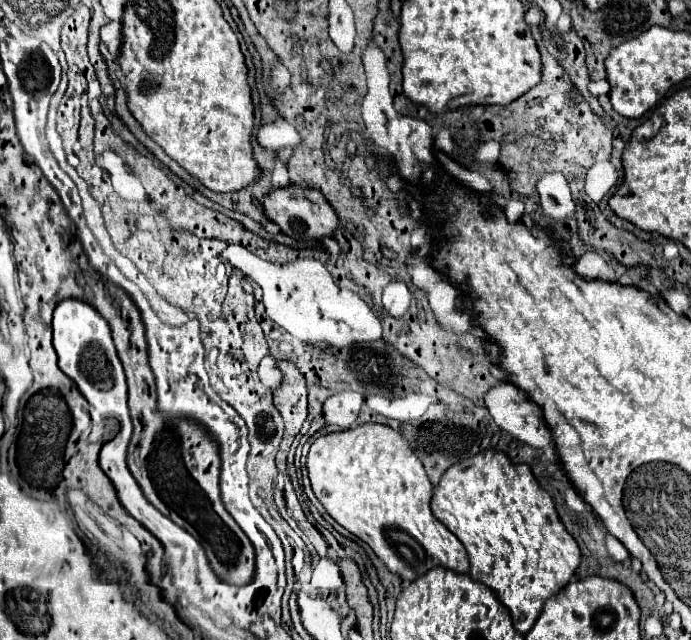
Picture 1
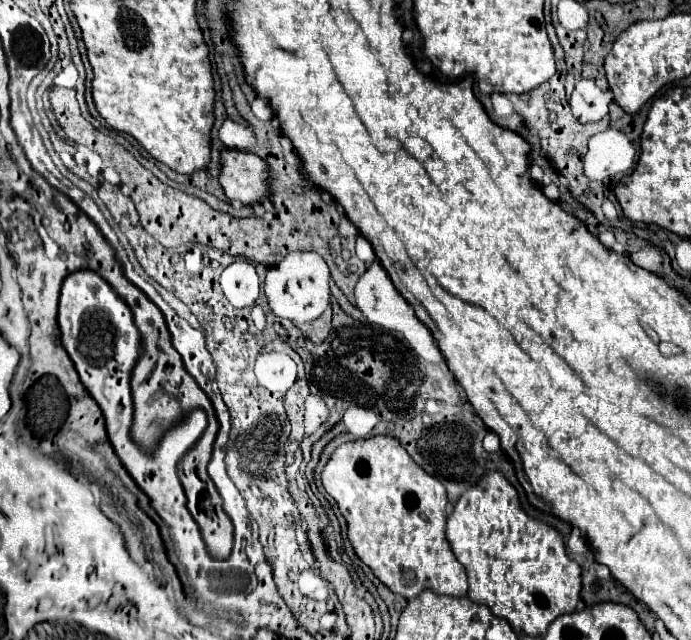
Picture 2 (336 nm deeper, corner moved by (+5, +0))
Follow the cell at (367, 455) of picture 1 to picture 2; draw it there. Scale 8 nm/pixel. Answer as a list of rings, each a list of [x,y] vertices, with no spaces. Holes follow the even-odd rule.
[[[376,435],[338,445],[324,465],[320,479],[326,493],[336,499],[338,509],[348,523],[348,539],[356,555],[388,589],[406,597],[408,601],[412,601],[424,589],[434,589],[436,593],[452,597],[466,595],[468,583],[464,567],[454,557],[444,535],[448,503],[446,489],[408,455],[408,451],[396,437]]]

